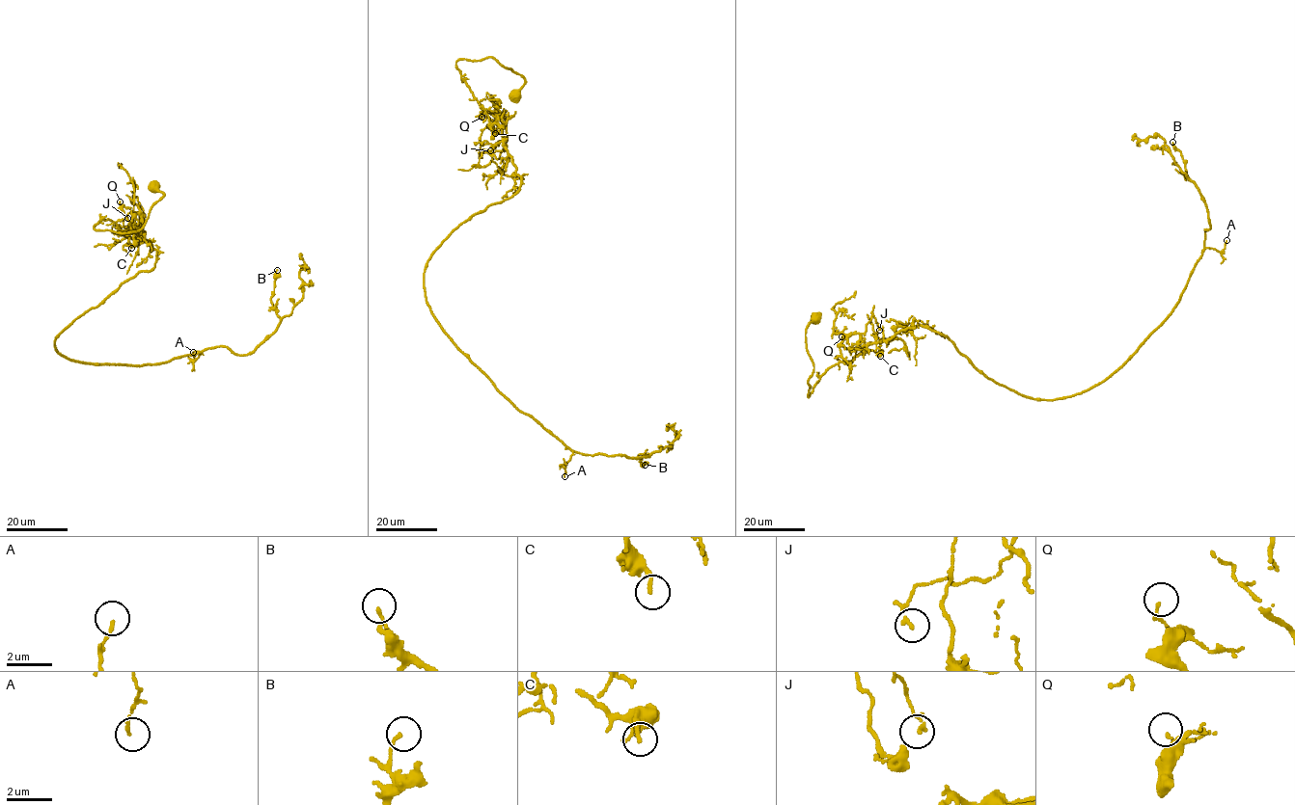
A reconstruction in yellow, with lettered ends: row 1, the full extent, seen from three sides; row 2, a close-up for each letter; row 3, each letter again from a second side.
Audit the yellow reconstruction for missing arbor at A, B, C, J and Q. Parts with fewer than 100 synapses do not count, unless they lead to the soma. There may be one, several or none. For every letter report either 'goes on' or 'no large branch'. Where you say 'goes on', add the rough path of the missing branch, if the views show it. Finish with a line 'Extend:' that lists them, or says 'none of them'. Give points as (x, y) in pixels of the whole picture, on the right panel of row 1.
A: no large branch
B: no large branch
C: no large branch
J: no large branch
Q: no large branch
Extend: none of them

